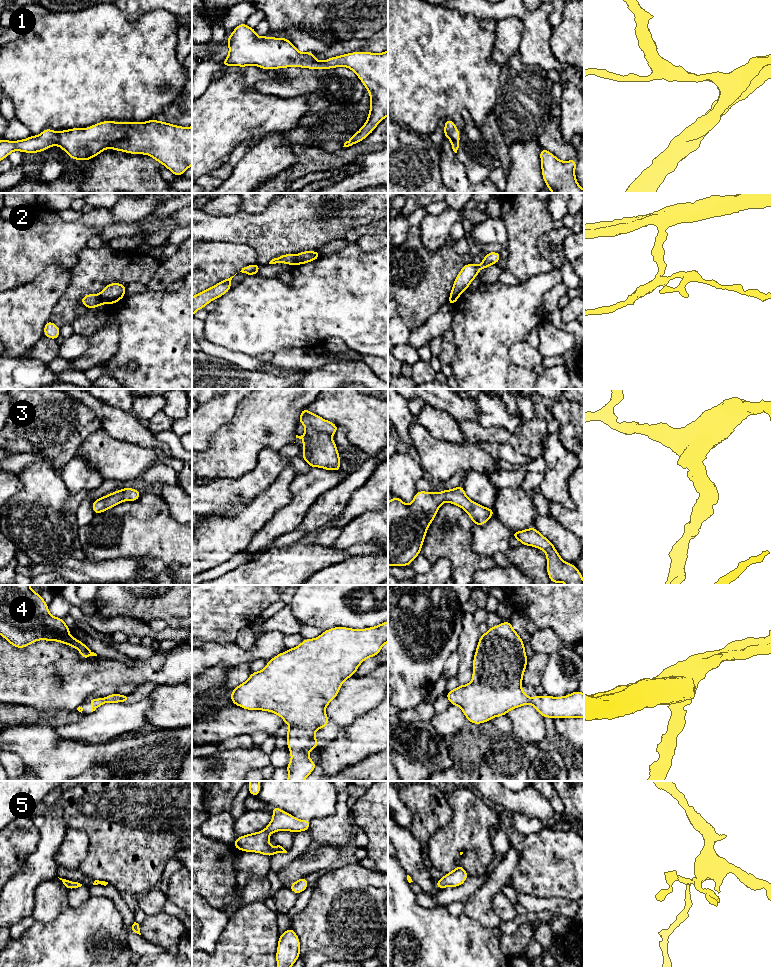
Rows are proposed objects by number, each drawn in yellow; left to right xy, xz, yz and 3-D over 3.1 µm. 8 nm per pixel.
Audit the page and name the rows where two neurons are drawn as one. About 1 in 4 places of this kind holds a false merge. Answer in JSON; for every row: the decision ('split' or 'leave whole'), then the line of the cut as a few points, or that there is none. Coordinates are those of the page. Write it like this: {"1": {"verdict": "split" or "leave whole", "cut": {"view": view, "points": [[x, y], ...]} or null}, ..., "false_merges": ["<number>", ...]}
{"1": {"verdict": "leave whole", "cut": null}, "2": {"verdict": "split", "cut": {"view": "xz", "points": [[296, 255], [294, 264]]}}, "3": {"verdict": "leave whole", "cut": null}, "4": {"verdict": "leave whole", "cut": null}, "5": {"verdict": "leave whole", "cut": null}, "false_merges": ["2"]}

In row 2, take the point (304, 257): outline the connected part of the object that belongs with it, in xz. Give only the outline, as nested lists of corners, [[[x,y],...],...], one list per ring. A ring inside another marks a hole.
[[[304,251],[296,255],[295,265],[305,264],[320,258],[318,251]]]

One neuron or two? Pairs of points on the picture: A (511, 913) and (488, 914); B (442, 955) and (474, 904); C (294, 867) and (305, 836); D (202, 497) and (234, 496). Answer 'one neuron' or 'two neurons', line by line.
A: two neurons
B: two neurons
C: two neurons
D: one neuron

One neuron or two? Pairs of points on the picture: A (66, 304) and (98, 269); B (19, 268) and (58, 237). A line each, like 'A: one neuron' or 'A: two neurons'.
A: one neuron
B: one neuron

